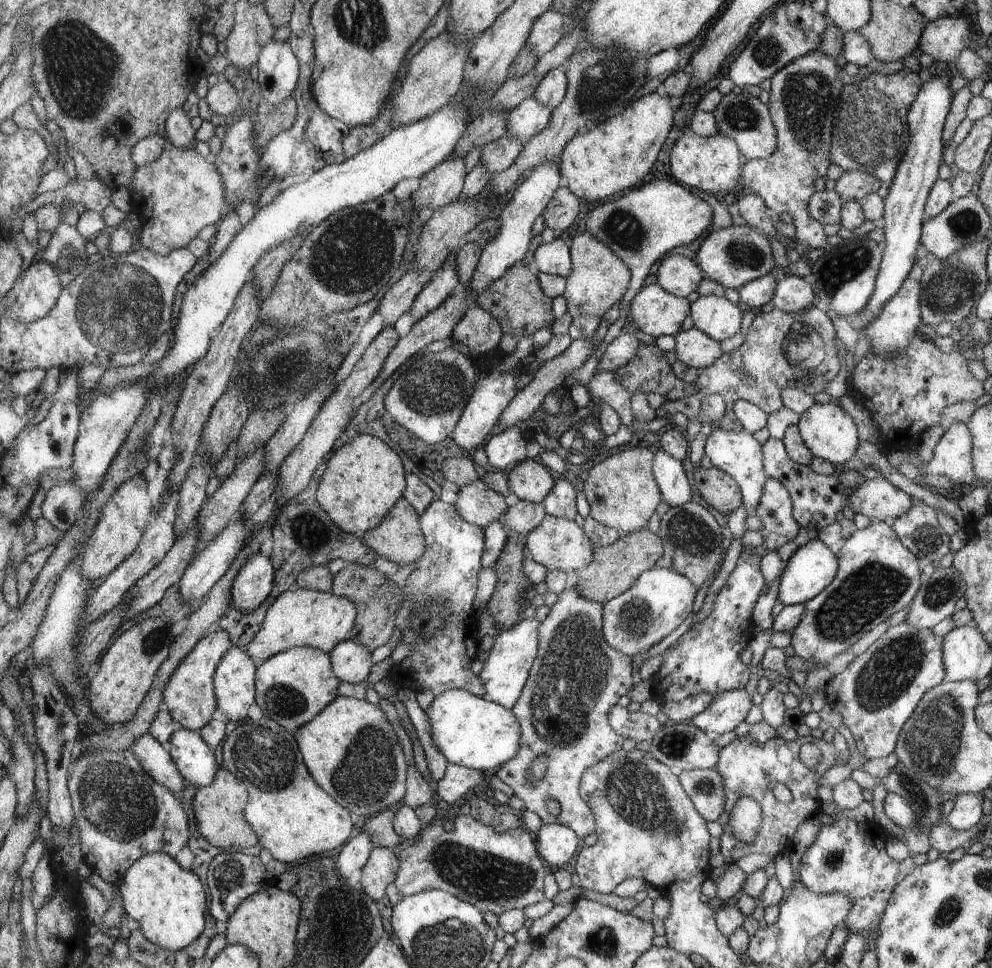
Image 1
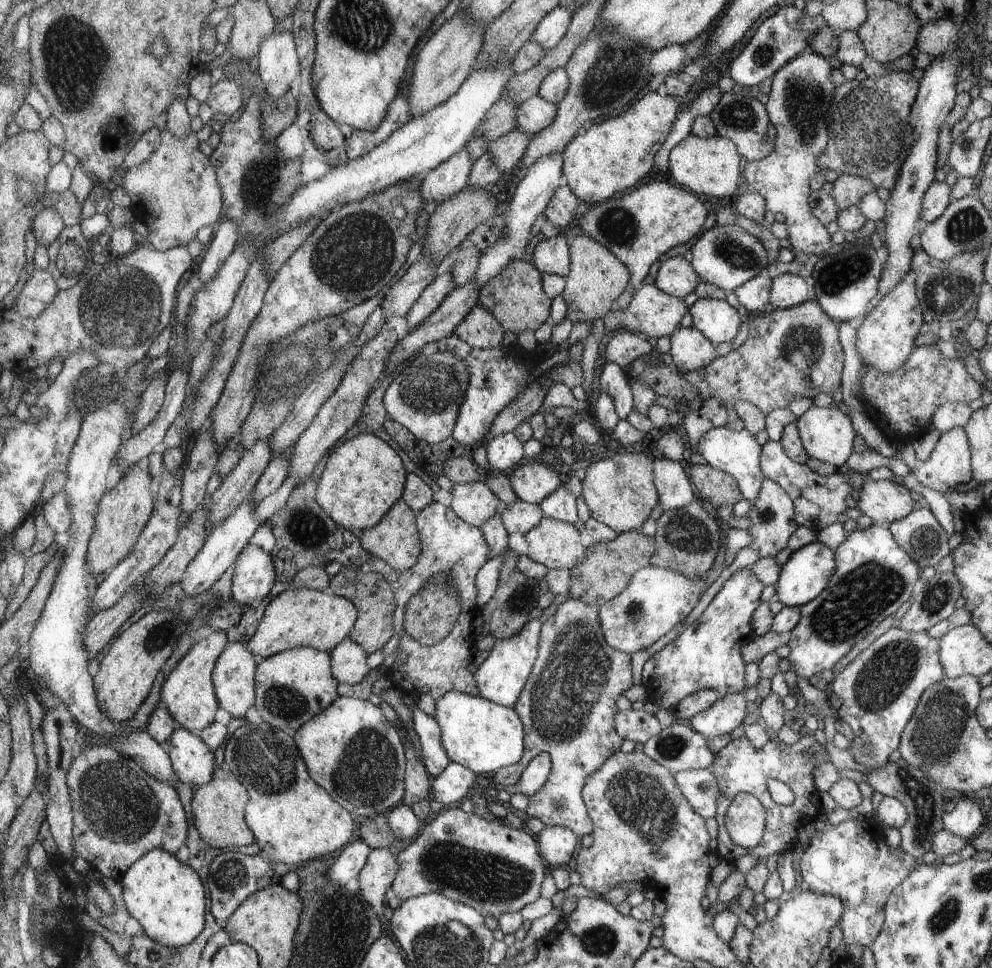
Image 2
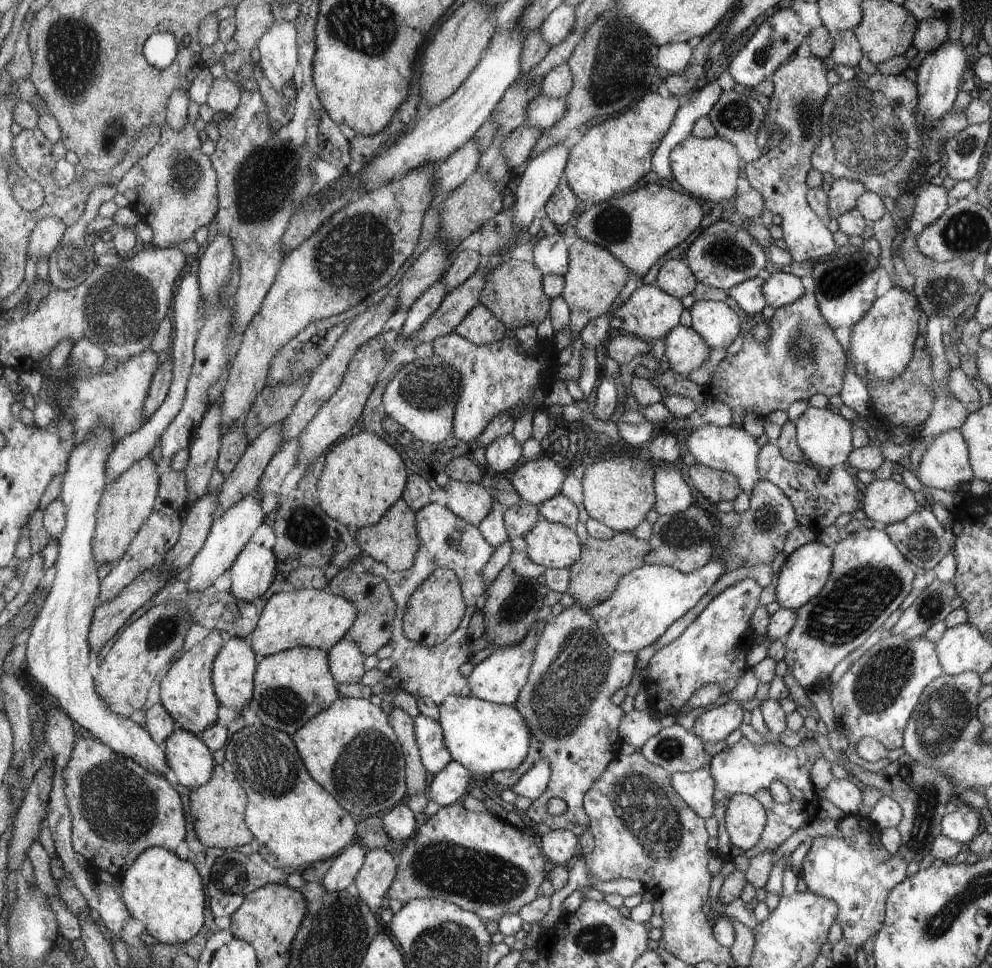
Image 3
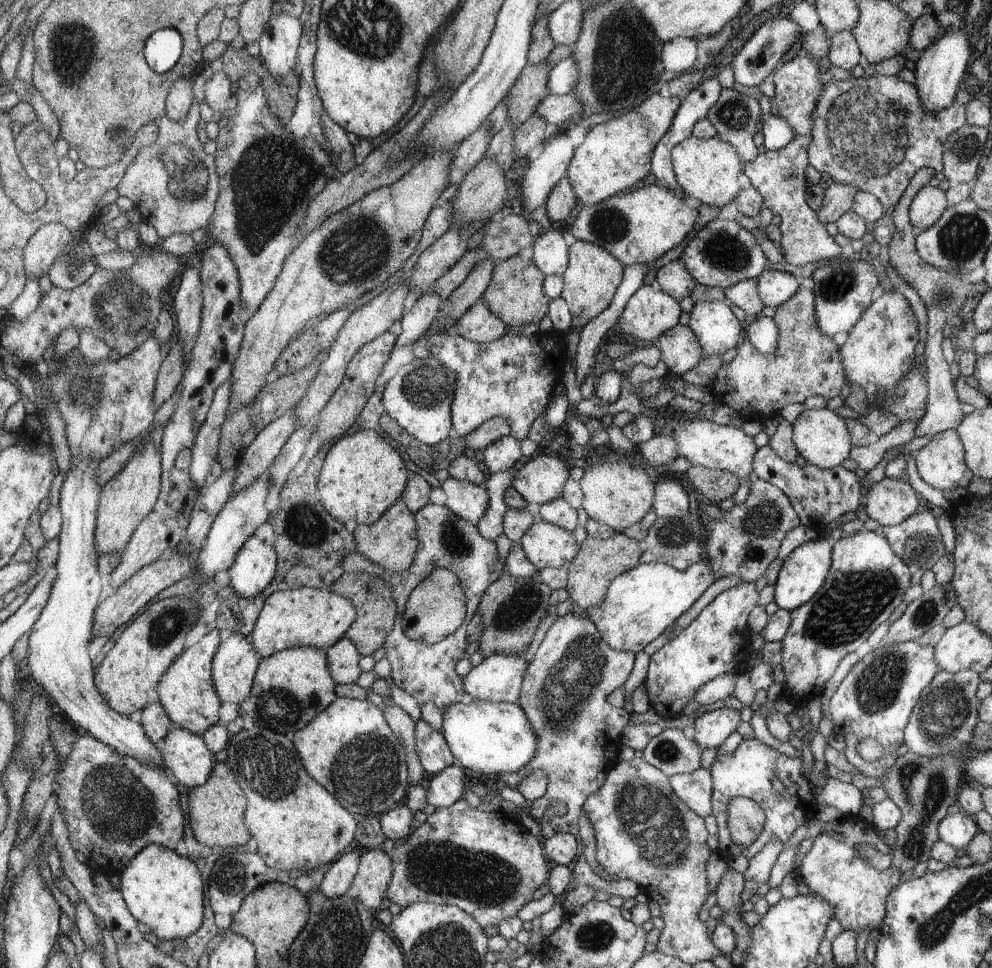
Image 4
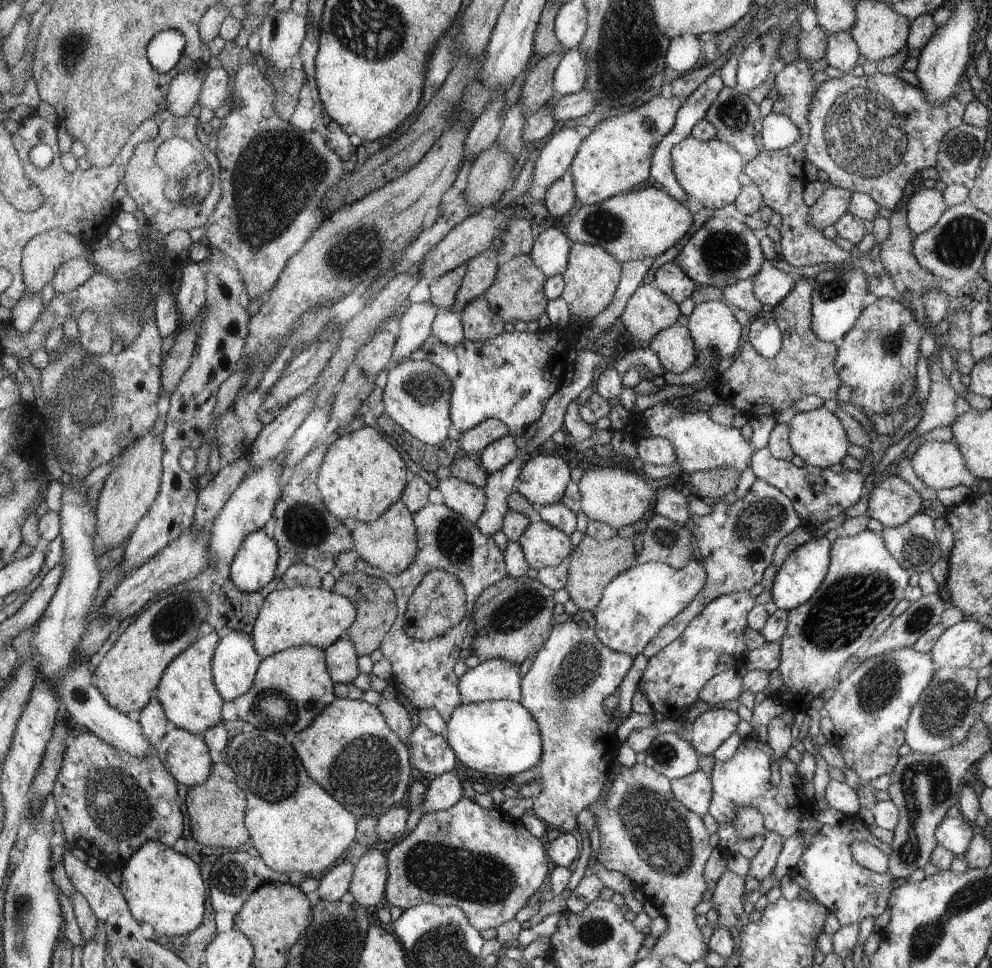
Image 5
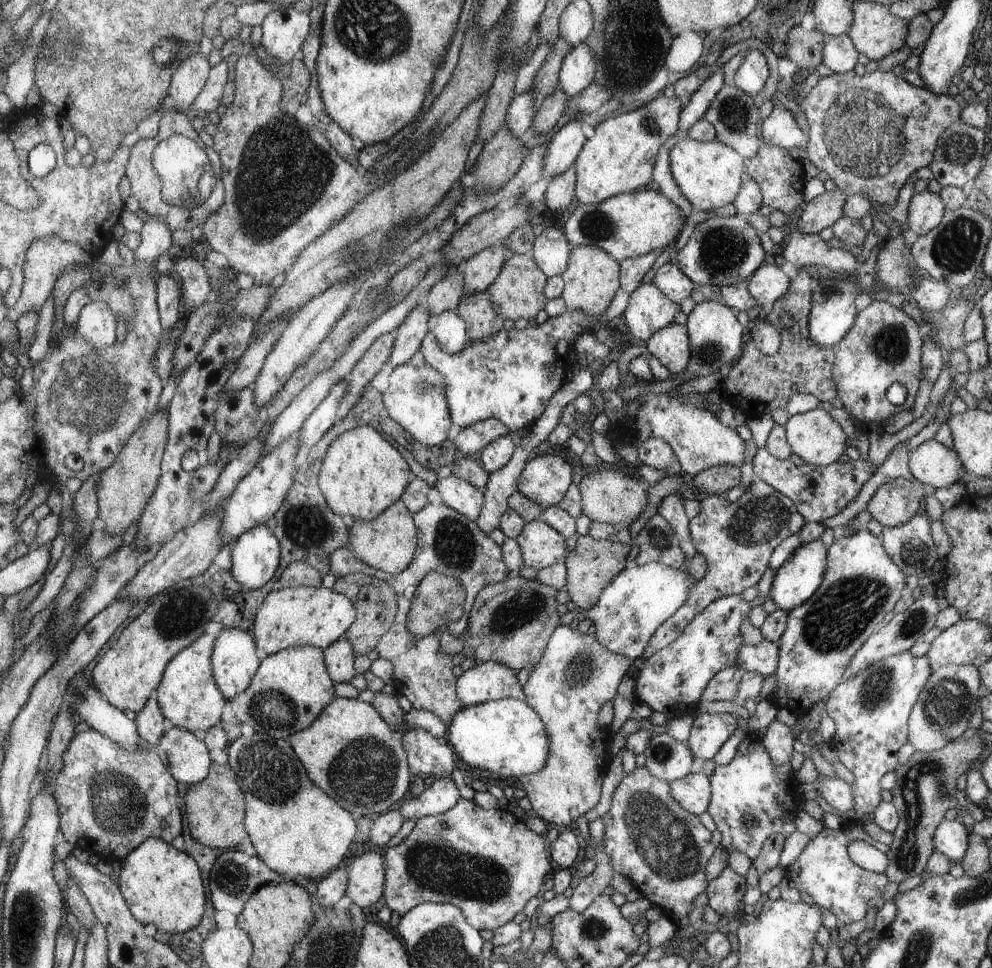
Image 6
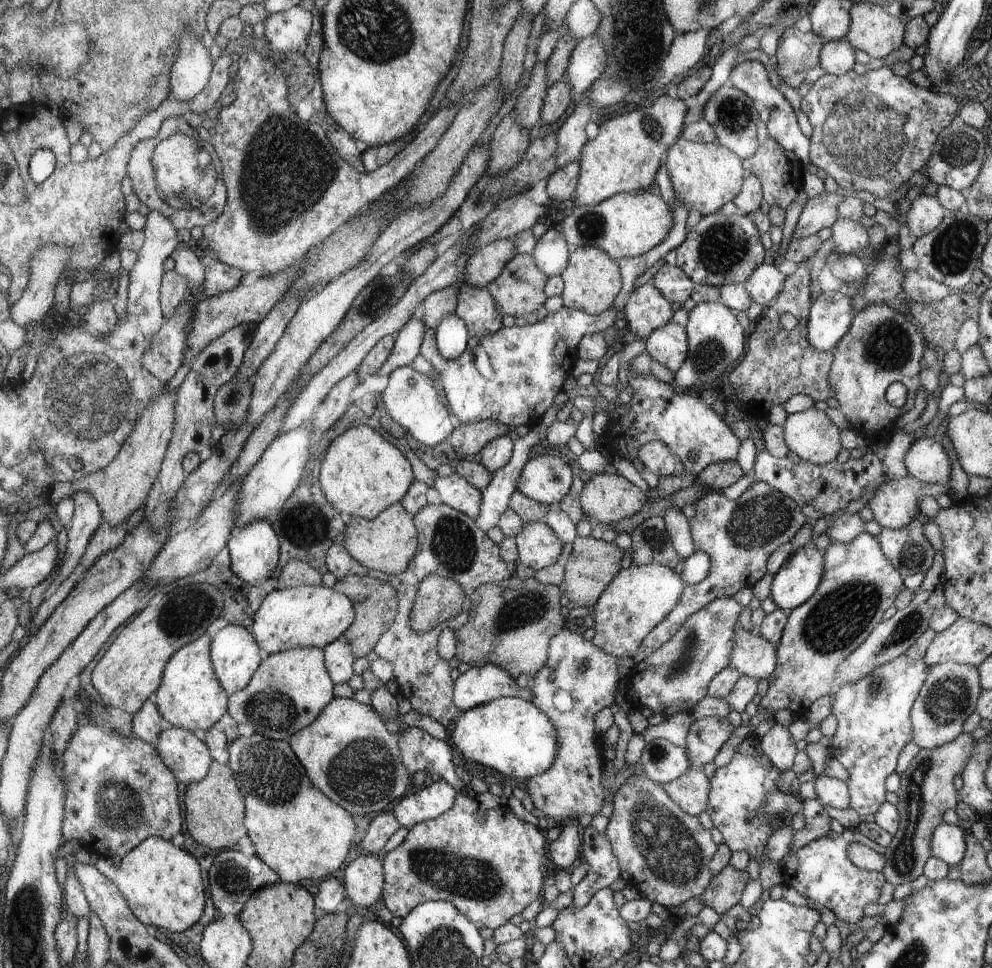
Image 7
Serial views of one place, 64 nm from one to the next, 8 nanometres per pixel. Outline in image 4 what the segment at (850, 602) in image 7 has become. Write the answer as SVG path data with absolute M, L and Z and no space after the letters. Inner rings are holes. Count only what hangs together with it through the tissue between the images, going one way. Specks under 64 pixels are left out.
M860 531L854 536L847 536L833 542L831 553L831 571L822 590L807 604L790 612L791 622L782 642L781 667L784 670L785 682L783 694L800 711L800 704L814 700L816 696L823 698L828 692L828 684L832 684L832 676L840 672L840 664L852 656L857 648L864 648L872 636L876 636L876 628L881 624L892 625L892 616L896 616L896 608L908 600L908 589L913 587L912 580L916 568L907 565L891 548L890 542L879 531Z

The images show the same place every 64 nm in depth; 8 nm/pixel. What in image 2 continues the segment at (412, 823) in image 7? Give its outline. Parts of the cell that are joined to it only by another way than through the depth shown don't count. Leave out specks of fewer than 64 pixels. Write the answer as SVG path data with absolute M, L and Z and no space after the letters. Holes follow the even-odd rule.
M450 763L442 774L431 779L431 799L445 804L445 808L458 805L476 782L475 772L458 763Z

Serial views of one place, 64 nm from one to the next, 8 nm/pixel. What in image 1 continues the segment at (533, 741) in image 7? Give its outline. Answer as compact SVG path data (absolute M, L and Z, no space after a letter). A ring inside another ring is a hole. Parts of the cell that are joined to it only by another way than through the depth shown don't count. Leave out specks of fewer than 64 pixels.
M450 689L434 697L425 710L436 746L450 764L495 772L514 759L521 747L521 726L511 709L464 689Z

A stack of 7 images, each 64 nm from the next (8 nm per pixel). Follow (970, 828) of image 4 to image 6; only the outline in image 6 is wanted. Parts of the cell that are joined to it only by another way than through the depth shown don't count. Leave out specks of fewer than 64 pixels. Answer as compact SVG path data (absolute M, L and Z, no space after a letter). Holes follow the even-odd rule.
M960 818L944 820L934 832L934 850L942 852L952 864L960 863L968 849L968 828Z

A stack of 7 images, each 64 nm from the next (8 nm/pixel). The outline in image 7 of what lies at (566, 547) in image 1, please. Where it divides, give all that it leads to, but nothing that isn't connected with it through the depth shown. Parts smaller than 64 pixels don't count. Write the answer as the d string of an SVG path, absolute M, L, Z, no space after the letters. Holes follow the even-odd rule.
M526 522L515 537L518 562L534 571L551 567L558 562L564 543L550 525L542 522Z

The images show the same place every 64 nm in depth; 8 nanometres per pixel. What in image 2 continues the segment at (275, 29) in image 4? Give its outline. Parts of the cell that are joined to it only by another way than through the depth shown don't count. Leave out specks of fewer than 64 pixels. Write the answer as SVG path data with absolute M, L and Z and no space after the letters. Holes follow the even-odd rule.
M280 32L267 36L258 51L258 64L257 77L262 90L273 99L282 98L301 72L294 34Z

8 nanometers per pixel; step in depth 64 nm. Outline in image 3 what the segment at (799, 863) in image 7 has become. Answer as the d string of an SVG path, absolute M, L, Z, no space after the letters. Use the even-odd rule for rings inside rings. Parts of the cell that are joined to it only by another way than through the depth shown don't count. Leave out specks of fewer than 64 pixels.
M860 814L845 815L837 824L840 836L818 836L811 839L811 848L803 857L800 876L806 882L808 891L817 895L831 898L839 904L839 914L835 922L843 930L843 938L846 942L862 947L866 940L878 935L884 926L884 910L887 910L887 898L892 888L902 883L908 876L909 862L900 854L890 855L880 841L879 825L874 824L869 818Z

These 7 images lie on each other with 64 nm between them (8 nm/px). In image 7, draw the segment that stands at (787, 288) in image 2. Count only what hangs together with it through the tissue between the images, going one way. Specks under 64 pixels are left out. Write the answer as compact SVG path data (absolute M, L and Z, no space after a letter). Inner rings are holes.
M764 264L749 280L744 282L744 287L751 294L753 302L762 305L763 308L768 308L783 291L786 281L787 277L776 265Z

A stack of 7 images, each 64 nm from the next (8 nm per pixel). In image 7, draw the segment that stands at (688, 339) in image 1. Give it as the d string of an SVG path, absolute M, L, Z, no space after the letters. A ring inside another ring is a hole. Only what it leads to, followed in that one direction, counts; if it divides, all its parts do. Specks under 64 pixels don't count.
M677 323L659 327L648 336L646 350L653 361L662 364L674 374L680 371L690 355L687 330Z

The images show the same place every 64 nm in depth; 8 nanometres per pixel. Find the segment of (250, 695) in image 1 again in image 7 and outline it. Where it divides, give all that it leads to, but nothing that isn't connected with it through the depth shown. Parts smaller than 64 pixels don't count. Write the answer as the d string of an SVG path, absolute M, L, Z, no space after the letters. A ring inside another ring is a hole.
M230 624L218 630L211 638L210 658L226 694L243 691L258 670L258 644L250 629Z

